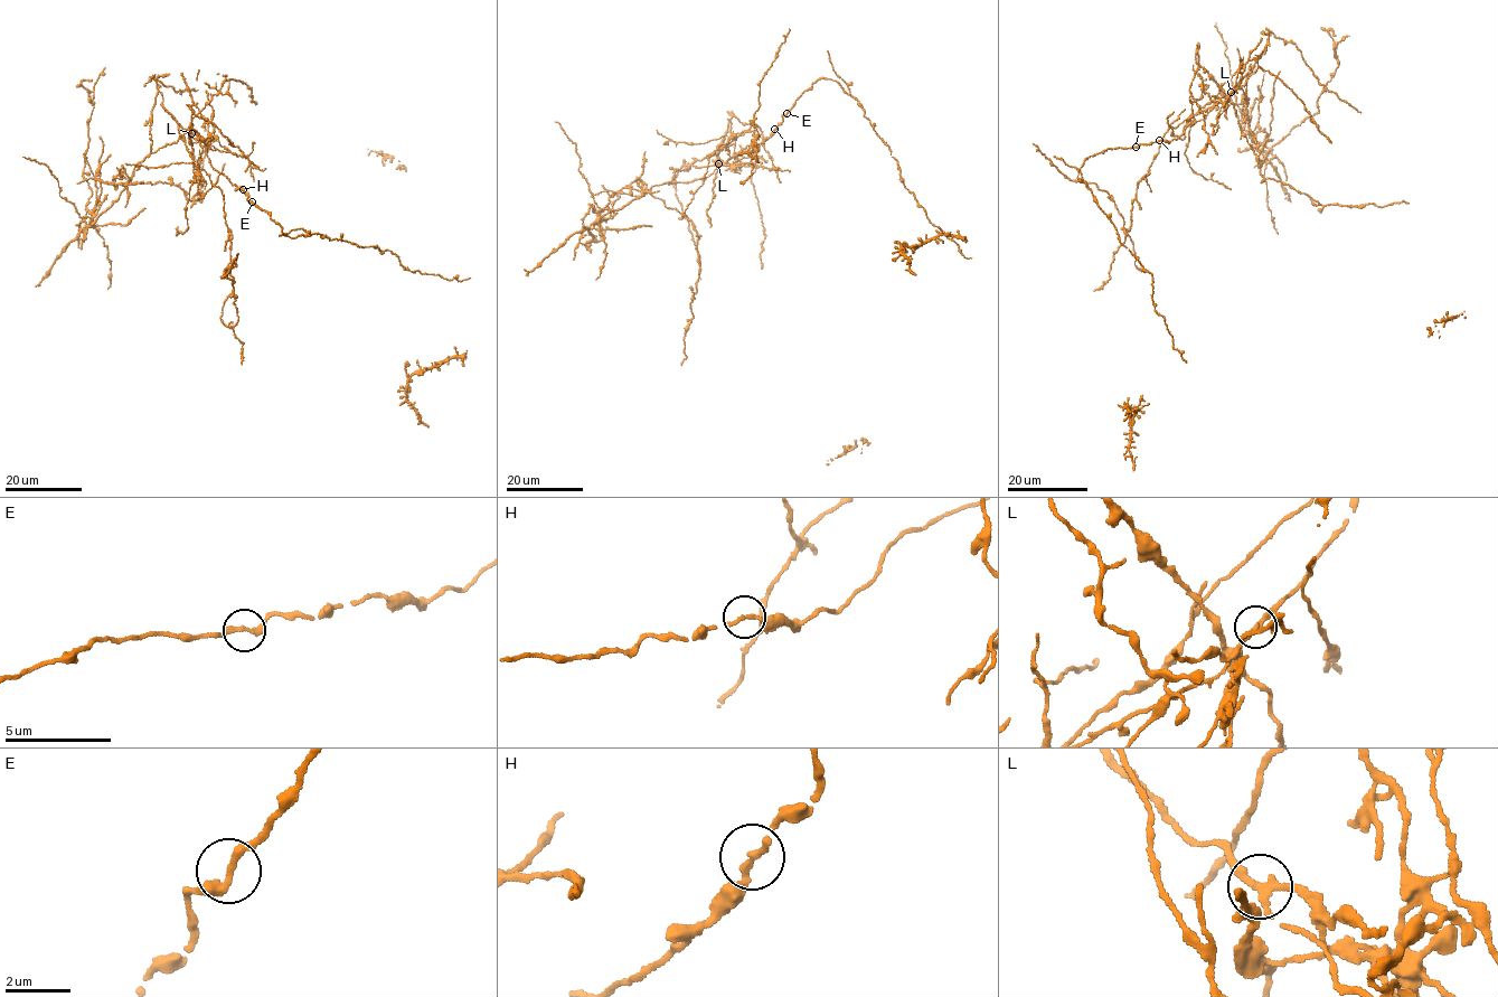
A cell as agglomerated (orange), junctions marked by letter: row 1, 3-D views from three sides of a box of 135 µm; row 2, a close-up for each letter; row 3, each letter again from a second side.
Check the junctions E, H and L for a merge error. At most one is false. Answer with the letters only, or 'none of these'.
L

